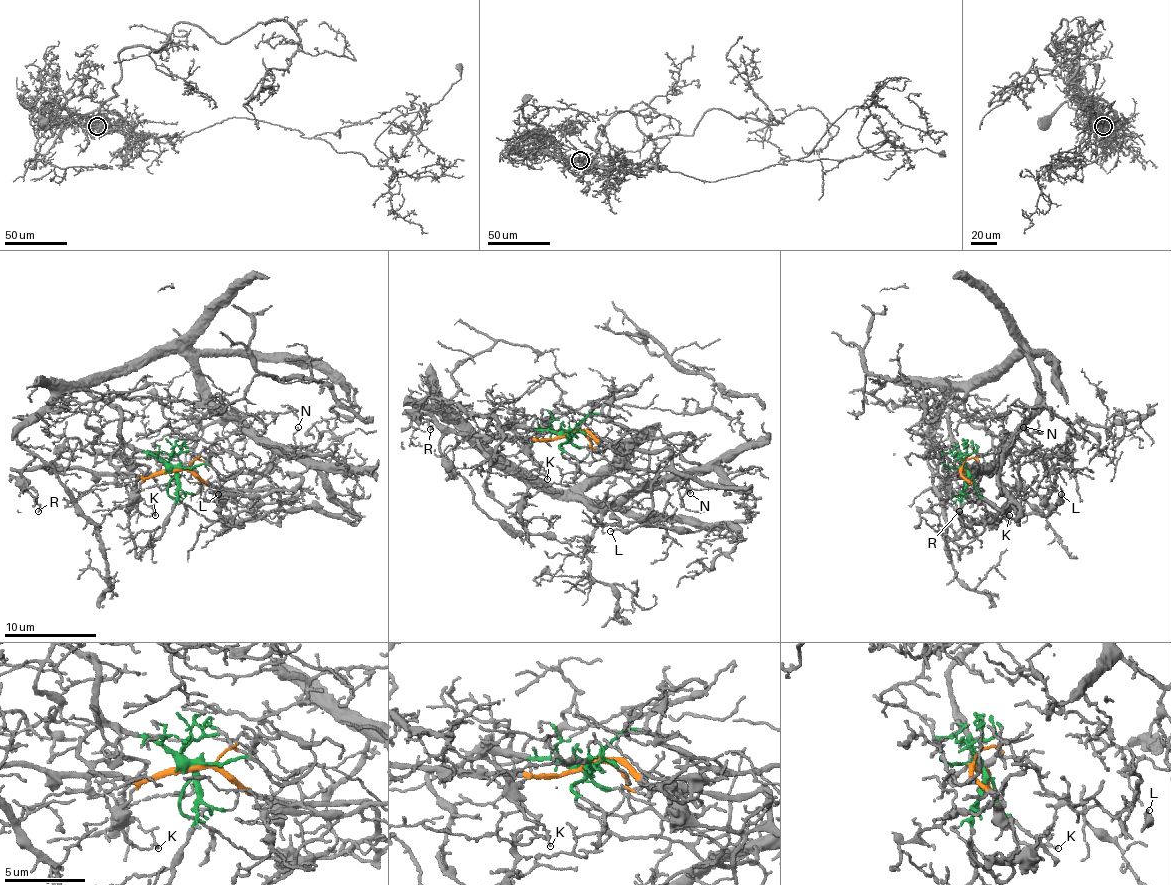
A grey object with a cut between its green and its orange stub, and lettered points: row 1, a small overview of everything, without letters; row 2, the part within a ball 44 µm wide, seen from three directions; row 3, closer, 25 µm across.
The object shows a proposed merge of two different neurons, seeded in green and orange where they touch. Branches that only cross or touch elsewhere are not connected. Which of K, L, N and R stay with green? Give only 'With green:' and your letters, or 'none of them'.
With green: N

